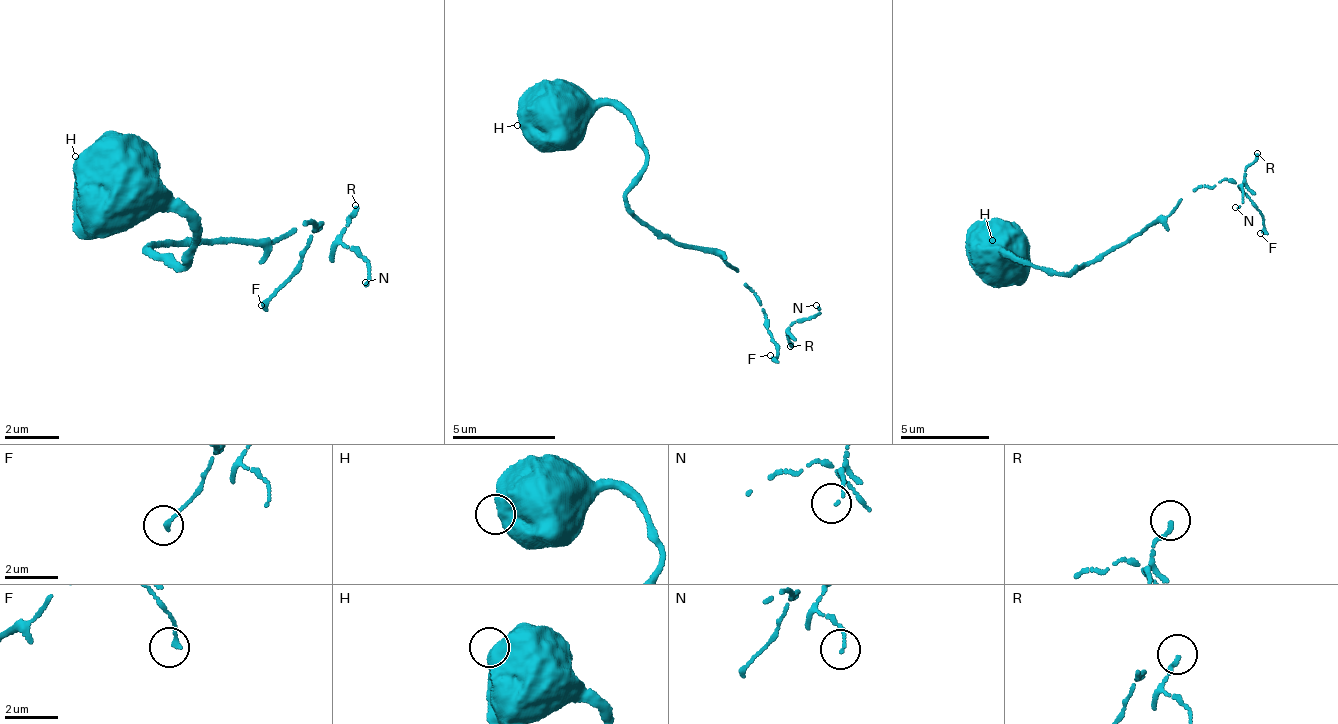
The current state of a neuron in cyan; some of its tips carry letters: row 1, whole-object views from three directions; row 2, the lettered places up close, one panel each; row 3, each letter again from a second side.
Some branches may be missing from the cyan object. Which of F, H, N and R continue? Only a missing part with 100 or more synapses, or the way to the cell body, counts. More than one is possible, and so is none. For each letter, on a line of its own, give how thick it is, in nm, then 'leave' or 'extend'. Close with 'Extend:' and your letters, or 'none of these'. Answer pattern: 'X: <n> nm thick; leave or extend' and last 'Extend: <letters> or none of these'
F: 170 nm thick; leave
H: 850 nm thick; leave
N: 80 nm thick; extend
R: 140 nm thick; leave
Extend: N

